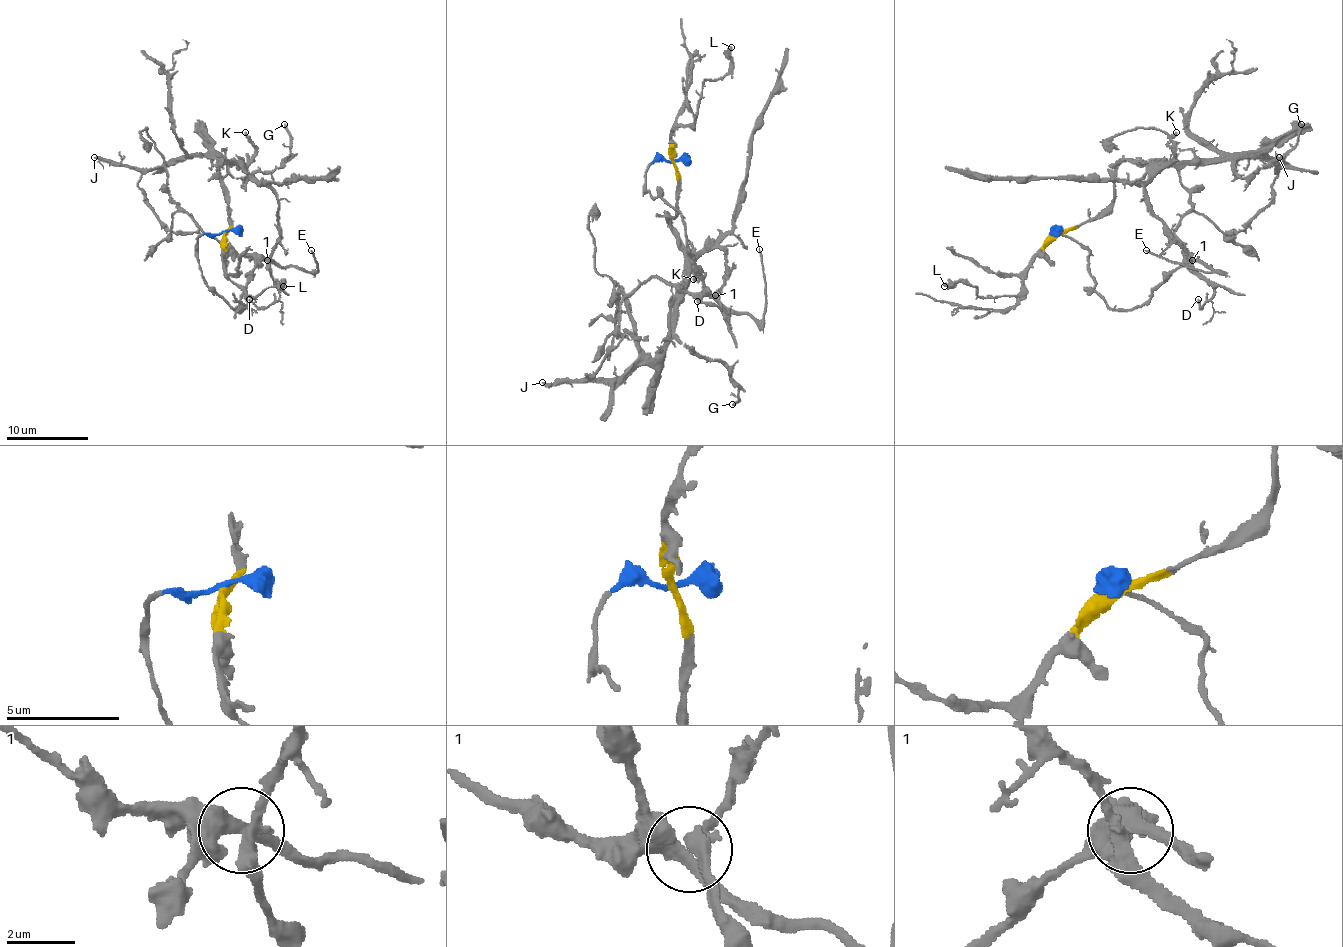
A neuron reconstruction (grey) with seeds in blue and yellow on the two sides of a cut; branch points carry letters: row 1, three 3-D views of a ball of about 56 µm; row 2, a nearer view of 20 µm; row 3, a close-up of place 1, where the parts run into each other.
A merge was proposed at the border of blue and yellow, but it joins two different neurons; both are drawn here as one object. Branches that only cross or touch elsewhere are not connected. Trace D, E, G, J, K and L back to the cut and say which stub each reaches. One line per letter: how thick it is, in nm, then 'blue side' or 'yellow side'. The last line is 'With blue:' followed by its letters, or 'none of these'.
D: 170 nm | yellow side
E: 160 nm | blue side
G: 180 nm | yellow side
J: 160 nm | yellow side
K: 200 nm | yellow side
L: 400 nm | yellow side
With blue: E

